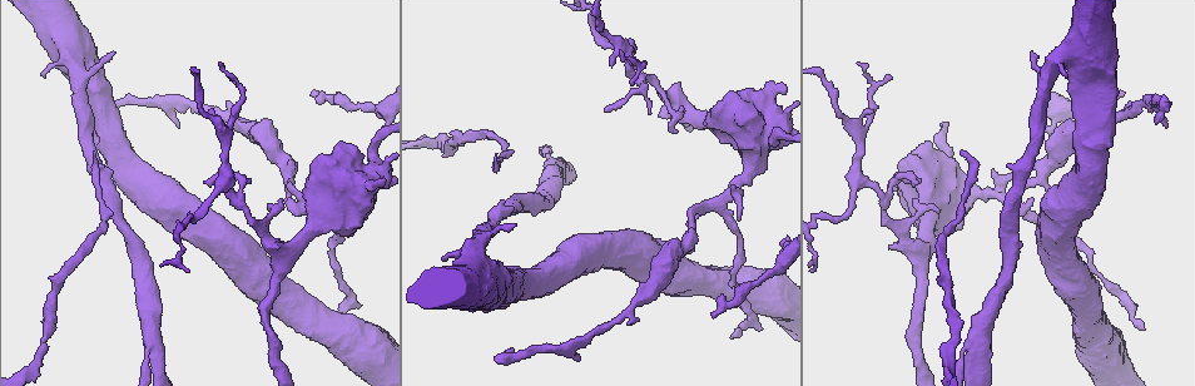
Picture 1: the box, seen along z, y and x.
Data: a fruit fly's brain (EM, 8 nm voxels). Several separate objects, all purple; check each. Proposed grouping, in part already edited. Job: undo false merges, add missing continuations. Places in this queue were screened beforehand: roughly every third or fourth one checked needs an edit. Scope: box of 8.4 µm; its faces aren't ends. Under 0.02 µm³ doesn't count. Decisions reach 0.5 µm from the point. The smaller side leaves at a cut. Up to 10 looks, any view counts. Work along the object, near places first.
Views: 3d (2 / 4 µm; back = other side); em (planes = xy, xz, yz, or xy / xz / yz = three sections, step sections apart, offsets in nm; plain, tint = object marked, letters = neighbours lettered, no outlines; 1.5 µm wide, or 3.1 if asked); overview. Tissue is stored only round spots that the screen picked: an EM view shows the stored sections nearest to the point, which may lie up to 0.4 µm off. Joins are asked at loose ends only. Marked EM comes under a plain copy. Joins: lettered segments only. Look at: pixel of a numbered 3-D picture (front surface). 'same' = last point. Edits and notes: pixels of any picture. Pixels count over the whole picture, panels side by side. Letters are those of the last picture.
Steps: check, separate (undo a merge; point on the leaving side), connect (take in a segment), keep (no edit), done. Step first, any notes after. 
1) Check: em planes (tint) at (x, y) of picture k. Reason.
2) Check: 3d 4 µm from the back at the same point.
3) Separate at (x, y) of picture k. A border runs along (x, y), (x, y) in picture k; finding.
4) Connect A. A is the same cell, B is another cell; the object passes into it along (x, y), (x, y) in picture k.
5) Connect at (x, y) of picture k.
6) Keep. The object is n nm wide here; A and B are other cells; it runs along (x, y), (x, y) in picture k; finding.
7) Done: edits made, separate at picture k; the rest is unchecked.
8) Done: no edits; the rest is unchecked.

Check: em planes (letters) at (937, 209) of picture 1.

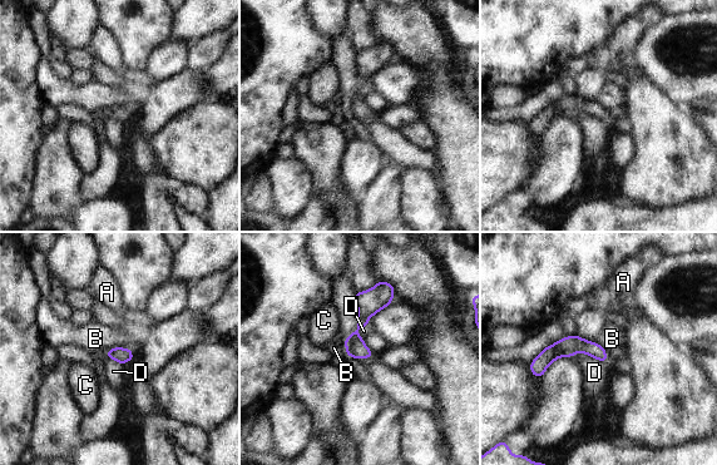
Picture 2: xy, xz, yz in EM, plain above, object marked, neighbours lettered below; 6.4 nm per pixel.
Keep. A, B, C and D are other cells; it runs along (386, 285), (366, 308), (351, 354) in picture 2; no lettered segment goes on from it.

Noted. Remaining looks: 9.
Check: em planes (letters) at (738, 220) of picture 1. Free end.

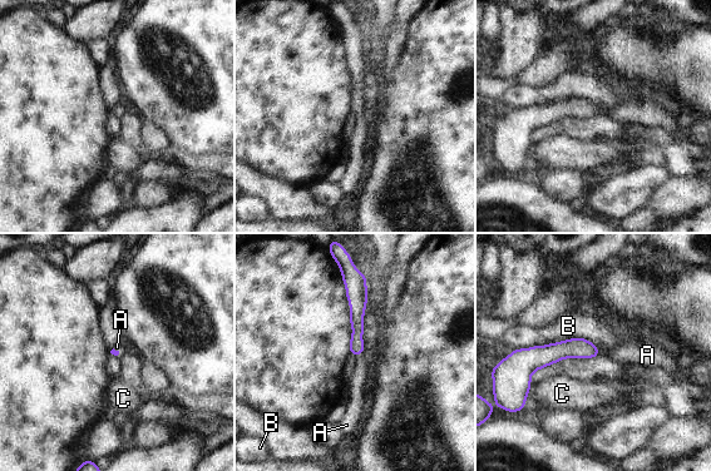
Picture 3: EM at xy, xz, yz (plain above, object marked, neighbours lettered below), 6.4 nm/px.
Connect at (356, 381) of picture 3. A is the same cell, B and C are other cells; the object passes into it along (356, 346), (359, 353), (356, 381) in picture 3; the cell continues.

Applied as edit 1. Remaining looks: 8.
Check: em 3.1 µm planes (letters) at (712, 317) of picture 1. Branch stops here.

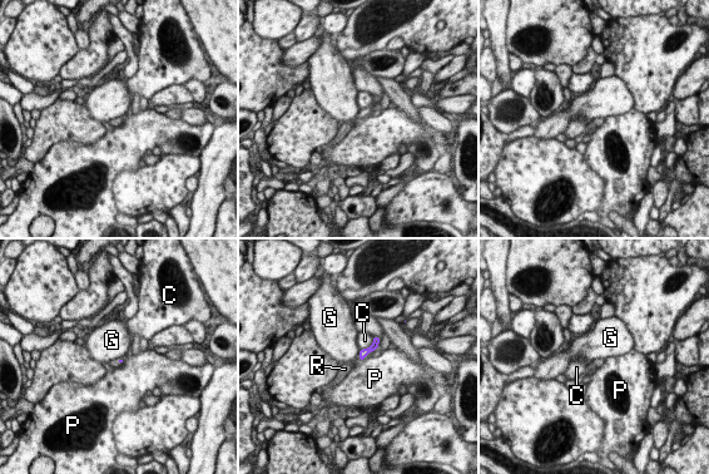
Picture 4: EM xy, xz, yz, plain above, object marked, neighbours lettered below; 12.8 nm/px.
Connect at (345, 369) of picture 4. R is the same cell, C, G and P are other cells; the object passes into it along (362, 352), (360, 356), (345, 369) in picture 4; it goes on there.

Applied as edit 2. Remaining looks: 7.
Check: 3d 4 µm at (513, 227) of picture 1. Free end.

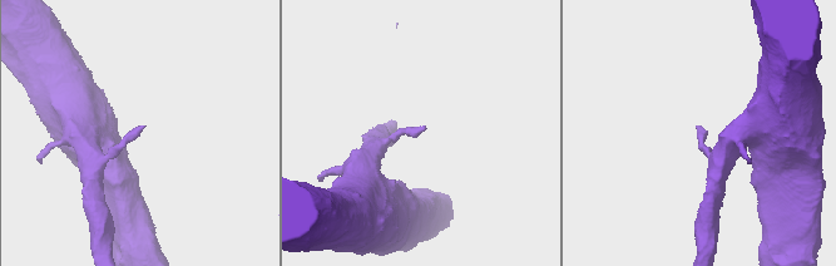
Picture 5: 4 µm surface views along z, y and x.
Check: em planes (letters) at (143, 126) of picture 5. Shape alone is not enough.

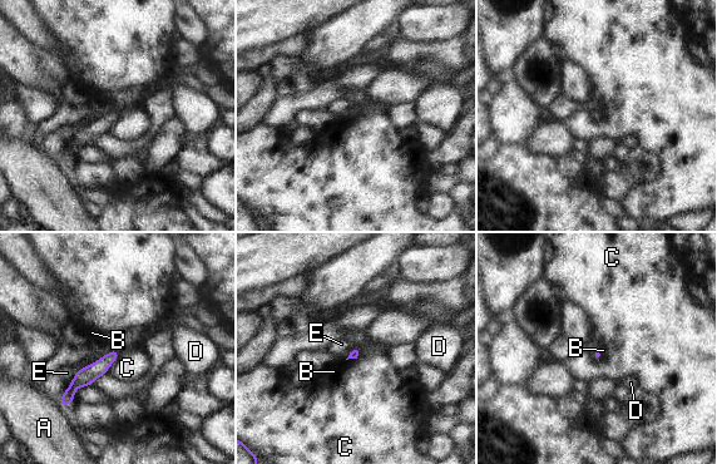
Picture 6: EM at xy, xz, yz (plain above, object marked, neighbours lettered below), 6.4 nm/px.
Keep. A, B, C, D and E are other cells; a border runs along (113, 349), (83, 366), (67, 390) in picture 6; none of them fits.

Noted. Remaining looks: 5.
Done: edits made, connect at picture 3, connect at picture 4; the rest is unchecked.

